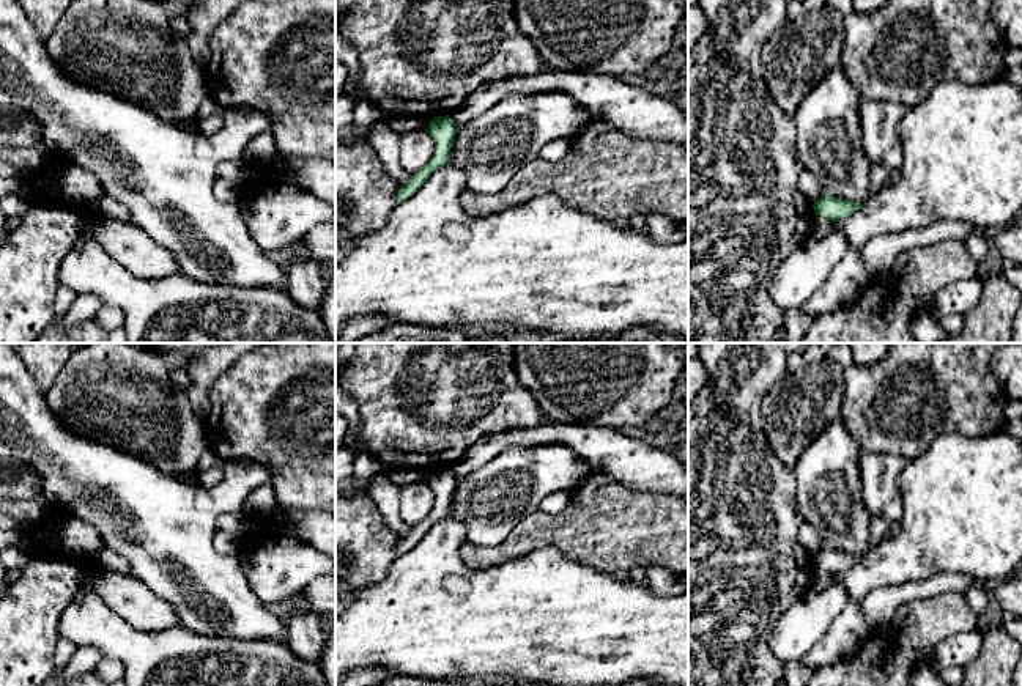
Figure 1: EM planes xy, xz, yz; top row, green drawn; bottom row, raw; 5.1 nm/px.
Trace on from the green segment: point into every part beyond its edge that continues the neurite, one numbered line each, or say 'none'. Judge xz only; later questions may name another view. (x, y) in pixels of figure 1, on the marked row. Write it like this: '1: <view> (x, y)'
none

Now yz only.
none

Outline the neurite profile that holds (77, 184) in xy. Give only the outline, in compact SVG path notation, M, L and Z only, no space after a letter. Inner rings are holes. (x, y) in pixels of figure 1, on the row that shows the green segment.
M52 159L46 162L50 167L50 173L60 183L63 195L77 205L94 205L104 194L98 178L71 164L57 165Z

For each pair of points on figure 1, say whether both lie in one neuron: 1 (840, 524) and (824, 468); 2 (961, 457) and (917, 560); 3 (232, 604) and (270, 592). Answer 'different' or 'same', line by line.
1: same
2: same
3: different

